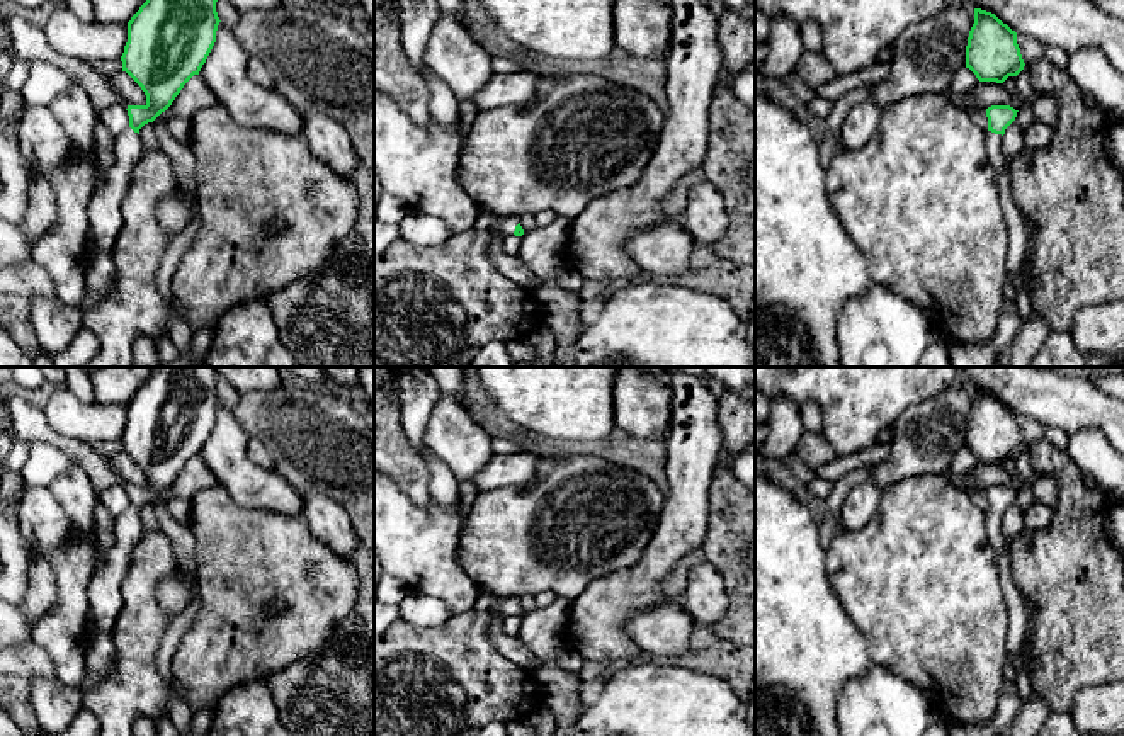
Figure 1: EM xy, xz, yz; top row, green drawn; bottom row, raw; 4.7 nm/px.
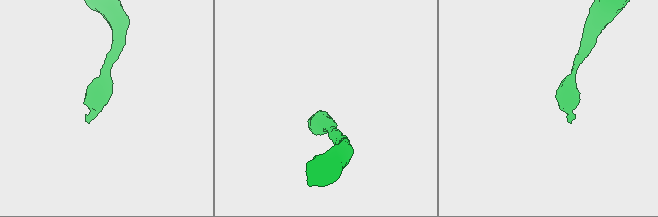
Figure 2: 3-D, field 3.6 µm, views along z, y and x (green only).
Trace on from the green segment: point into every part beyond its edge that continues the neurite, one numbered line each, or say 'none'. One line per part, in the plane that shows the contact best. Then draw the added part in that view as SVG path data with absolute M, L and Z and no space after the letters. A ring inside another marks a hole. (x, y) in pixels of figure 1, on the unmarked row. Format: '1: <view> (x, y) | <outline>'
1: yz (993, 522) | M986 512L986 532L993 544L995 554L998 558L1005 544L1003 542L1003 517Z

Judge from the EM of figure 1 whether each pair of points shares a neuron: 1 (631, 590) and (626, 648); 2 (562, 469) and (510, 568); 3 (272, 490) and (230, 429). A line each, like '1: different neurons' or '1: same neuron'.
1: same neuron
2: same neuron
3: same neuron

